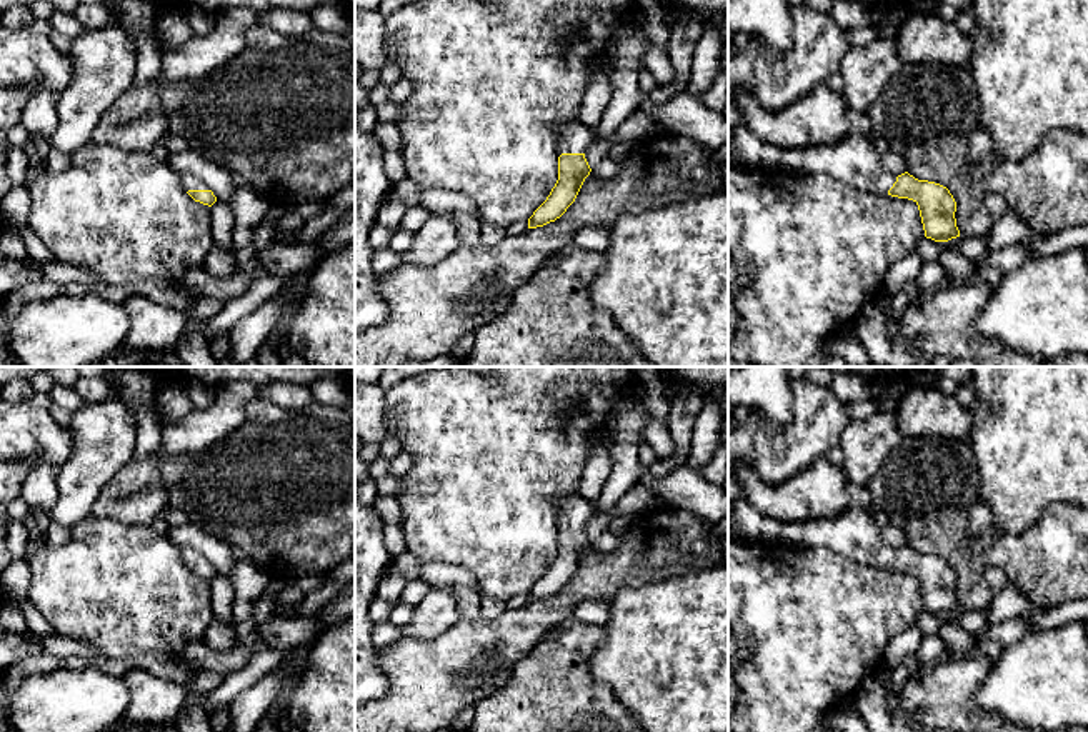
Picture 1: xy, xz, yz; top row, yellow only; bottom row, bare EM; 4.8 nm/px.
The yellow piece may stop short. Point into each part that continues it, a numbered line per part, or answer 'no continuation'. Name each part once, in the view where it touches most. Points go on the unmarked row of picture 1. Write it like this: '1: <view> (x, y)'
1: xz (573, 511)

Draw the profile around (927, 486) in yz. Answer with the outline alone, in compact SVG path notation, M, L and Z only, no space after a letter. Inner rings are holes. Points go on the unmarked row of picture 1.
M903 437L866 485L873 510L885 512L890 524L905 532L910 549L950 564L956 575L955 592L960 610L986 612L993 592L985 579L986 567L973 552L968 532L970 510L980 499L980 487L981 477L970 440L941 437Z

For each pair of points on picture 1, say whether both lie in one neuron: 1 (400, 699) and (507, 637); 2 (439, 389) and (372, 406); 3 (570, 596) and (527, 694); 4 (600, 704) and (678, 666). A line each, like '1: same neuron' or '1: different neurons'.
1: same neuron
2: different neurons
3: different neurons
4: different neurons

